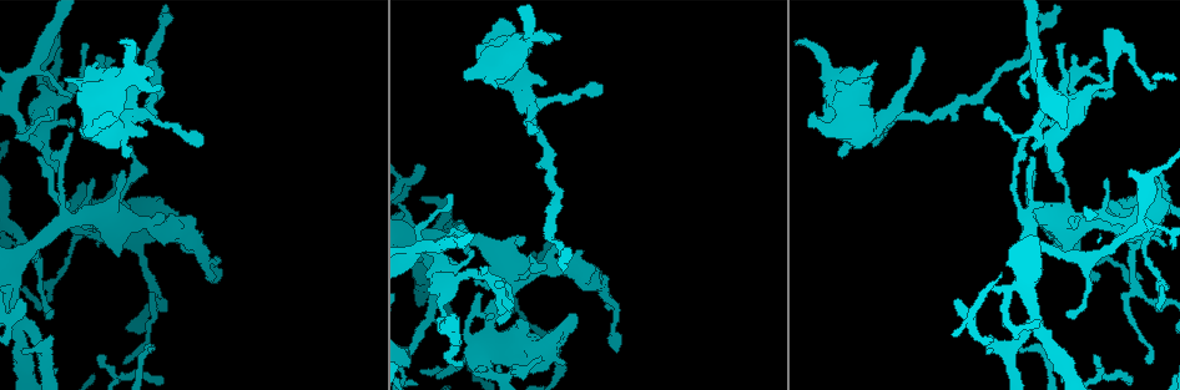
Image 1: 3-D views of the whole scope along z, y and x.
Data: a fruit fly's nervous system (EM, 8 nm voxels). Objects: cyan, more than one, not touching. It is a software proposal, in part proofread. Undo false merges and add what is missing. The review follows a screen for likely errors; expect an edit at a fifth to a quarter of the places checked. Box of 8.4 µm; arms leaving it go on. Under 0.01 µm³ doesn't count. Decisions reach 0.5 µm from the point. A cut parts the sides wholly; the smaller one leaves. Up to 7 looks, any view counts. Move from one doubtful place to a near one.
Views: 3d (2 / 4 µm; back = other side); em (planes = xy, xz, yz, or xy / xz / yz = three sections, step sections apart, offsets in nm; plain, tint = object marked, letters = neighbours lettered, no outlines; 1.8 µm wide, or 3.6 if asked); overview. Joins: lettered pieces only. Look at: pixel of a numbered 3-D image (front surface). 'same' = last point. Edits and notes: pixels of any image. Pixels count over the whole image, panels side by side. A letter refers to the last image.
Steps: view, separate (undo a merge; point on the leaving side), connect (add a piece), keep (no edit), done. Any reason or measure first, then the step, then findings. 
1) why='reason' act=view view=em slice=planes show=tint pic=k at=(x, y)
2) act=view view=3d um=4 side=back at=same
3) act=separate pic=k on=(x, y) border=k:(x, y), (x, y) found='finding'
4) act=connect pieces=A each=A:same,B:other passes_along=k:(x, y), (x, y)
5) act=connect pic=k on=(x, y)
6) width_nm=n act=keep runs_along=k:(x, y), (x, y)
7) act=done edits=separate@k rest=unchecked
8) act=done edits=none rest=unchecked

why='tapers out' act=view view=3d um=4 side=back pic=1 at=(109, 61)

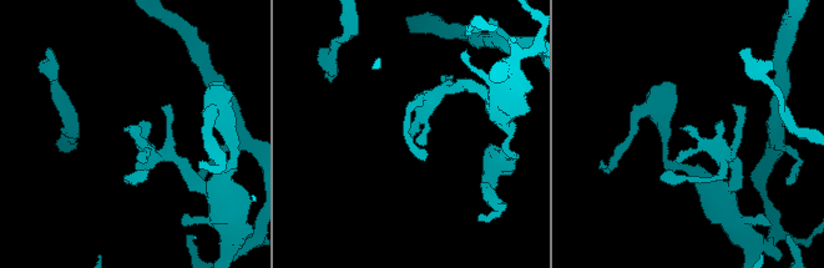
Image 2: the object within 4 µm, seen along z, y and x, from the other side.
why='need the tissue' act=view view=em slice=yz step=8 show=tint pic=2 at=(684, 126)

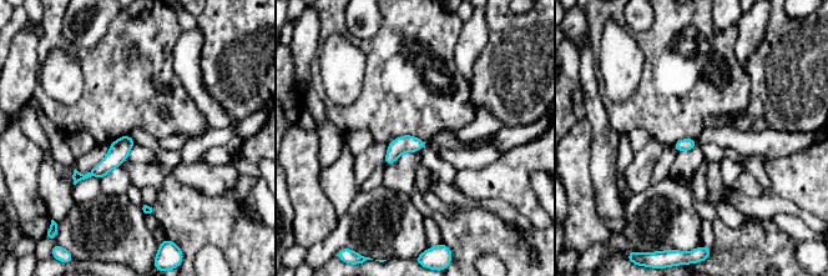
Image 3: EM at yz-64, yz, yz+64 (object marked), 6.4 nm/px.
why='another direction' act=view view=em slice=planes show=letters at=same

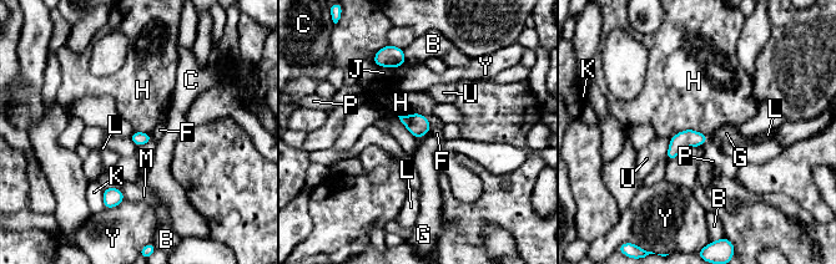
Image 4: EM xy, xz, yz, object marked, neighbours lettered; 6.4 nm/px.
longest_contact=H:240nm act=connect pieces=F each=B:other,C:other,F:same,G:other,H:other,J:other,K:other,L:other,M:other,P:other,U:other,Y:other passes_along=4:(139, 138), (152, 137), (160, 130) found='it goes on there'

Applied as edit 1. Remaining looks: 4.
why='narrows sharply' act=view view=3d um=2 pic=1 at=(154, 37)

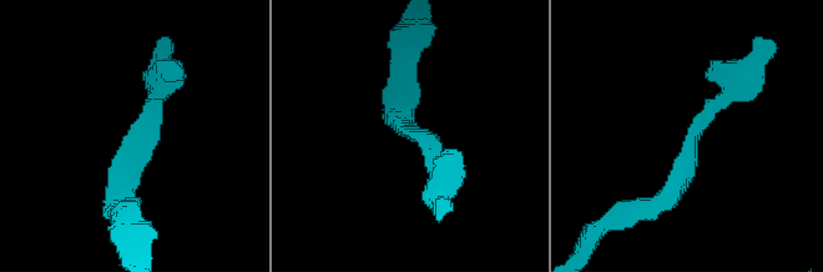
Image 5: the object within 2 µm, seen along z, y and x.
act=view view=em slice=planes show=tint pic=5 at=(689, 134)

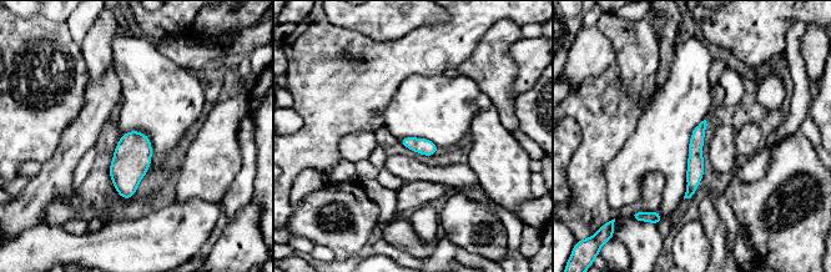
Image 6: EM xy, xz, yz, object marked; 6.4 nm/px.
act=view view=em slice=planes show=letters at=same

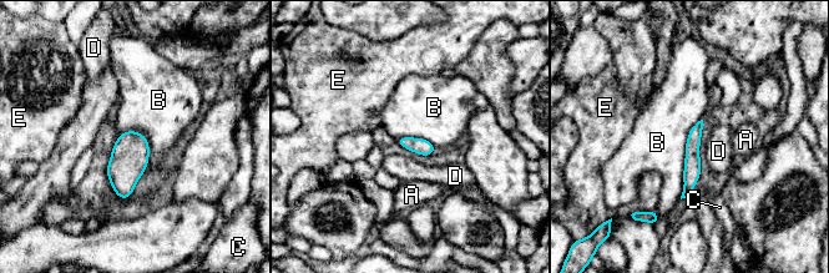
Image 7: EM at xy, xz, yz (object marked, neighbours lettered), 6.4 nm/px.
longest_contact=B:550nm act=keep each=A:other,B:other,C:other,D:other,E:other border=7:(701, 119), (688, 134), (680, 198) found='continuous, no second neuron'

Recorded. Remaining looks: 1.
why='free end' act=view view=em slice=planes show=letters pic=1 at=(864, 77)

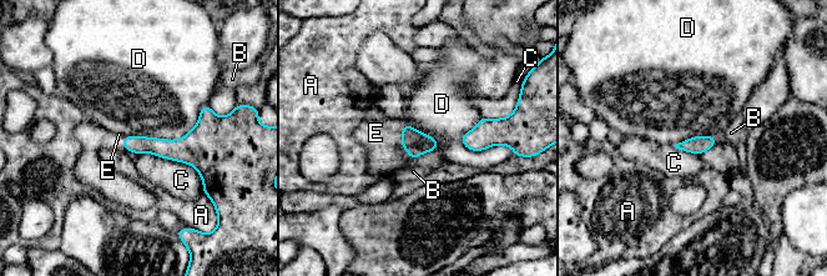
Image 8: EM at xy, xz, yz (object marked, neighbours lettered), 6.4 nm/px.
act=connect pieces=E each=A:other,B:other,C:other,D:other,E:same passes_along=8:(415, 142), (408, 152), (376, 133) found='it goes on there'

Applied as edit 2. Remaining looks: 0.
act=done edits=connect@4,connect@8 rest=unchecked

